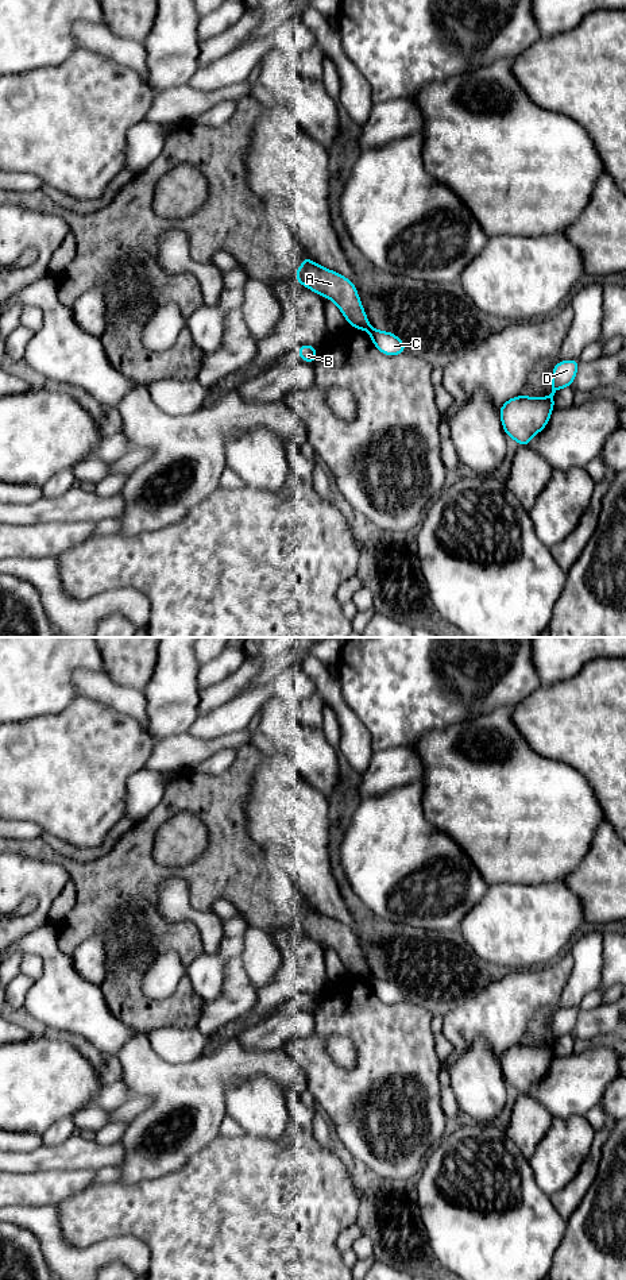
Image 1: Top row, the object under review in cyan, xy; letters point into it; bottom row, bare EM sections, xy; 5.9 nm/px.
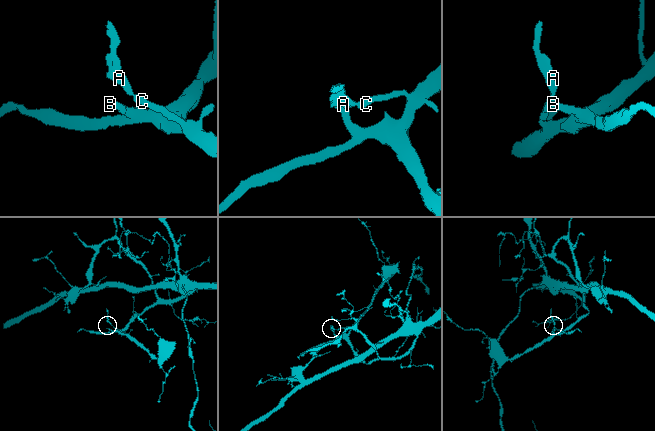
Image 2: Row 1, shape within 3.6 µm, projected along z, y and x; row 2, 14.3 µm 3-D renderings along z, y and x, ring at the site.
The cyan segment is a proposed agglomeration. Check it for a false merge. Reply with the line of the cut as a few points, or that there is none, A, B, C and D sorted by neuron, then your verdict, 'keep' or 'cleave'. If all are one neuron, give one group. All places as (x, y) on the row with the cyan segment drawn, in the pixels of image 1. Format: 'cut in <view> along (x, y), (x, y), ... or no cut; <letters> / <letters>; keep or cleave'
cut in xy along (371, 328), (367, 331); A / B C D; cleave

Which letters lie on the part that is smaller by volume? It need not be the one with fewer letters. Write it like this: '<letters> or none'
A

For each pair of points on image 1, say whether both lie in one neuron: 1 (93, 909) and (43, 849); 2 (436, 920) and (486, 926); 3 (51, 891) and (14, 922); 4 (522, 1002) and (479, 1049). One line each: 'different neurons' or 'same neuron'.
1: same neuron
2: different neurons
3: same neuron
4: different neurons

